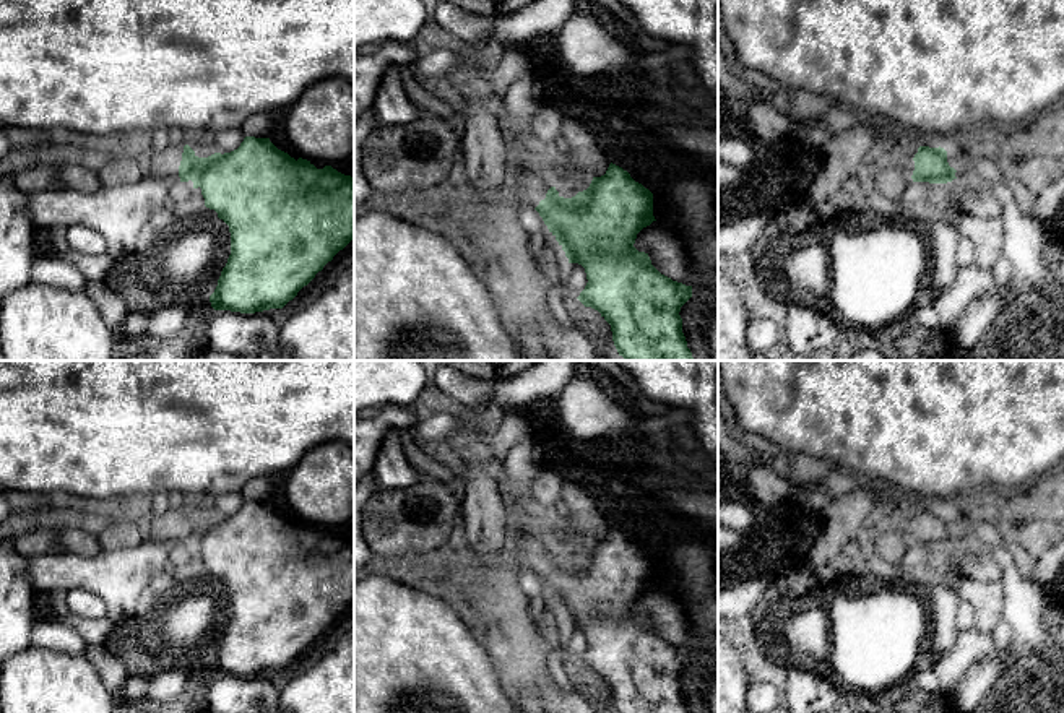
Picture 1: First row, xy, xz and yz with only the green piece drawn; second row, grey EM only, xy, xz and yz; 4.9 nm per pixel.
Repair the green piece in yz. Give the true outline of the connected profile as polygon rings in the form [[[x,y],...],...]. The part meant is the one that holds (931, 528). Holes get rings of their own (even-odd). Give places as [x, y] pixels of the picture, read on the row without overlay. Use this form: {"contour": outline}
{"contour": [[[906,510],[898,513],[895,526],[913,546],[947,547],[955,541],[955,533],[947,526],[944,512]]]}

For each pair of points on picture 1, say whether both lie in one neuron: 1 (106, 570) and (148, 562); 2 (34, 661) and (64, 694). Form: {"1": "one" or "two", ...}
{"1": "one", "2": "one"}

